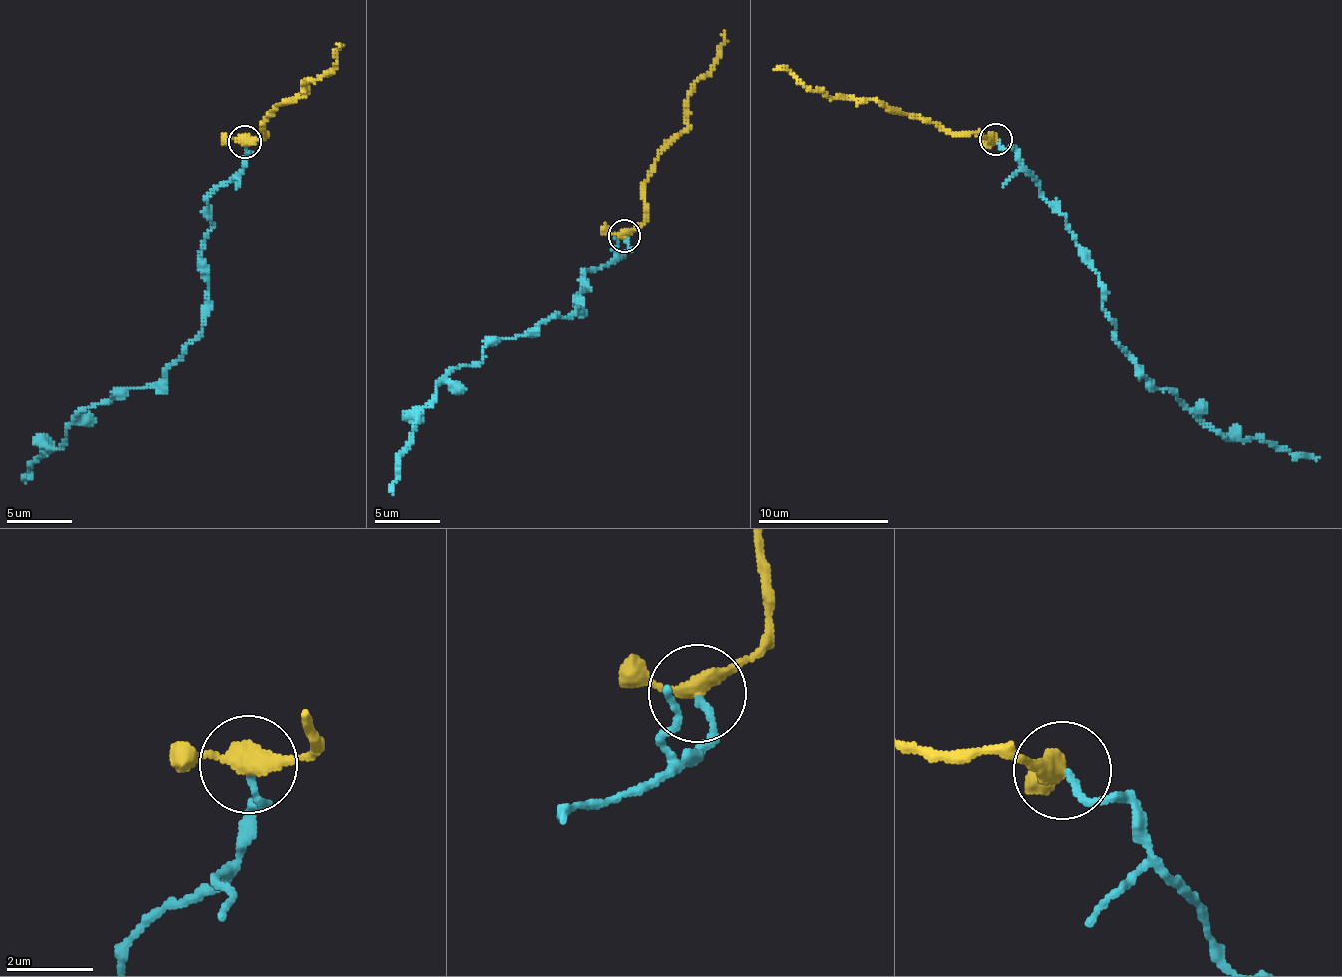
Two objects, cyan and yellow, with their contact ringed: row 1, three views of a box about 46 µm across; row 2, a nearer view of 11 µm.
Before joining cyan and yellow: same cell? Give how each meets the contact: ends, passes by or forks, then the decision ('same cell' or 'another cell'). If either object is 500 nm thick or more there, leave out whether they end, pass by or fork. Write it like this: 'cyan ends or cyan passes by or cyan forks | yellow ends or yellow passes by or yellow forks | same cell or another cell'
cyan ends | yellow passes by | same cell

